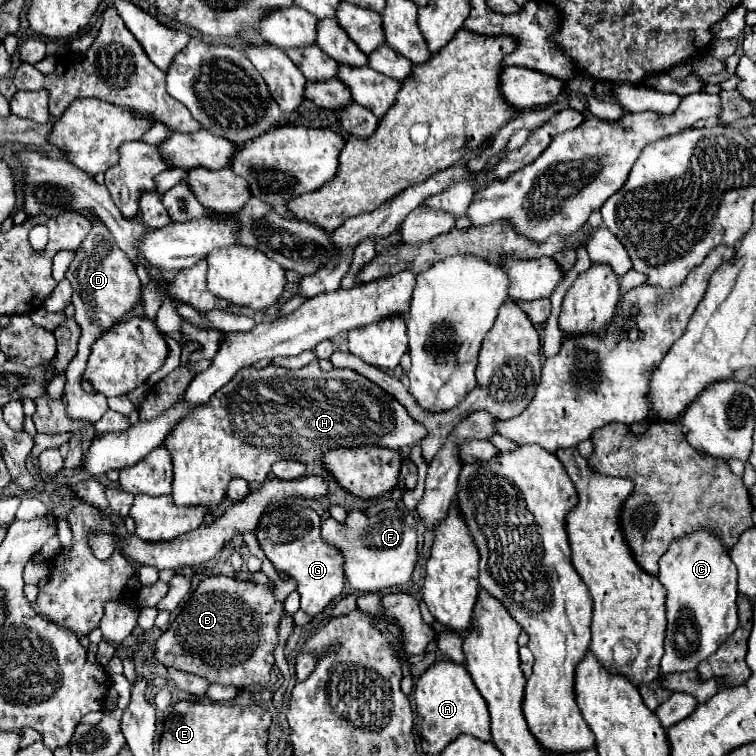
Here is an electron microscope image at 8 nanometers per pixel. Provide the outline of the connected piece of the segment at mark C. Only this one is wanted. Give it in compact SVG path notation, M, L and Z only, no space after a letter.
M694 531L672 543L670 551L660 559L660 583L666 589L666 653L660 661L664 675L696 671L698 663L714 655L720 645L738 627L736 607L736 565L728 559L728 551L710 531Z

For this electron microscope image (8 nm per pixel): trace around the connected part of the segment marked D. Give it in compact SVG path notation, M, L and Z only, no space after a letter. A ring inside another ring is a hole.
M96 221L90 235L84 239L82 247L74 249L74 259L64 273L64 277L72 285L72 305L76 311L76 321L82 327L82 337L78 341L78 353L72 359L72 363L66 369L68 383L64 387L64 397L68 403L68 415L74 419L88 419L96 423L106 411L106 397L90 397L80 387L80 375L86 369L86 361L90 355L90 345L96 337L100 337L104 331L108 331L116 321L122 319L124 313L128 313L132 307L138 305L140 299L140 279L136 275L134 265L128 261L124 251L114 243L110 231Z

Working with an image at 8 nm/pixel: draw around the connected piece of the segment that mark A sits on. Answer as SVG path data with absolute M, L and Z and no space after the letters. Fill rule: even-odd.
M436 661L416 683L414 703L422 737L422 751L426 755L440 755L444 747L458 735L468 733L490 741L490 717L484 697L478 693L470 673L464 665L452 661Z

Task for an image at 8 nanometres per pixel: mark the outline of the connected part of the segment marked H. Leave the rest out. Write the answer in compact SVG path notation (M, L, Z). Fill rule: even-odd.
M316 361L302 369L284 369L284 367L264 367L264 369L242 369L232 381L228 381L220 391L212 395L206 405L200 405L184 419L172 435L166 439L166 447L172 451L174 461L174 483L172 497L178 507L194 505L206 507L208 513L218 515L222 501L228 491L228 483L236 477L248 479L250 483L268 477L270 467L276 461L290 459L300 463L312 463L320 459L330 449L338 447L388 447L402 451L410 445L420 443L426 437L424 425L414 421L408 411L396 401L390 393L378 391L360 391L356 401L336 399L336 369L324 373Z

